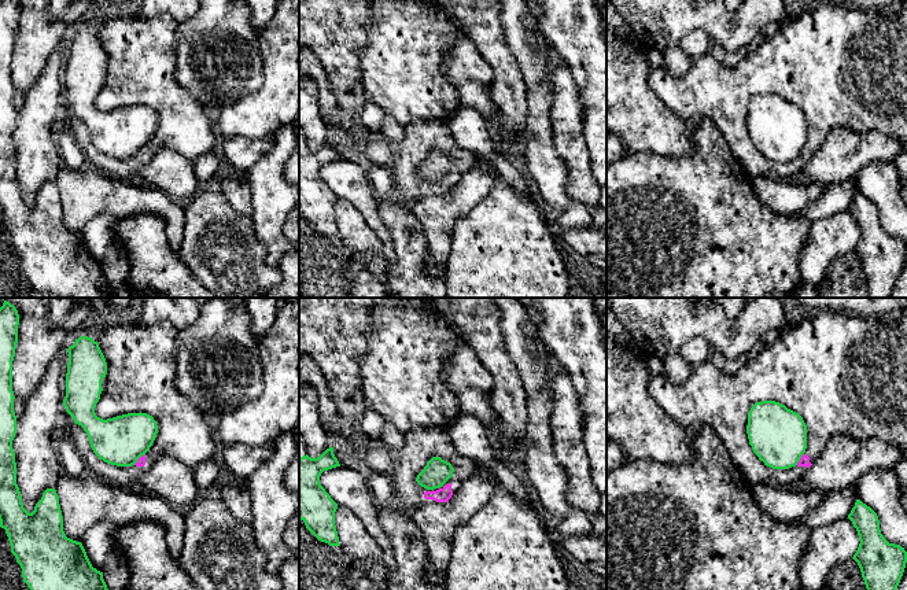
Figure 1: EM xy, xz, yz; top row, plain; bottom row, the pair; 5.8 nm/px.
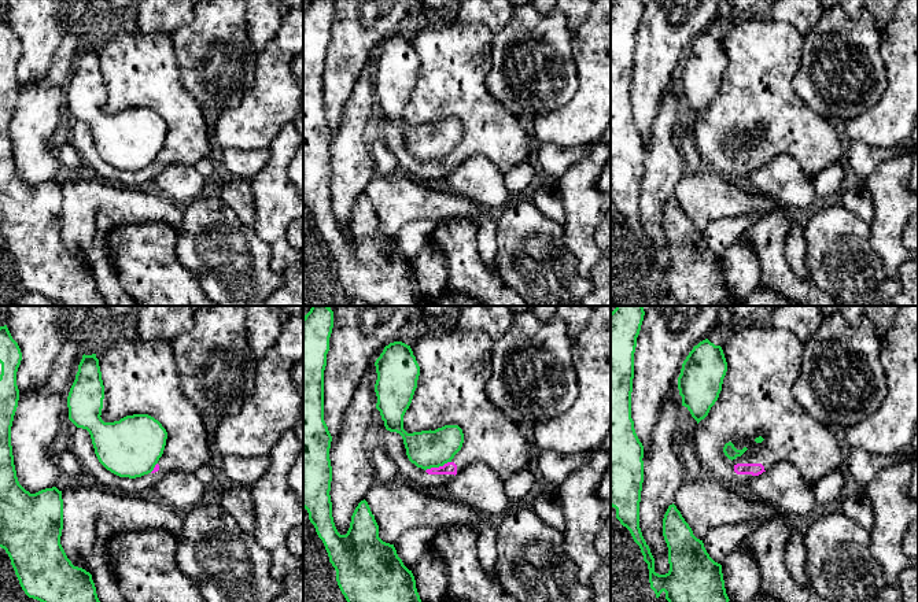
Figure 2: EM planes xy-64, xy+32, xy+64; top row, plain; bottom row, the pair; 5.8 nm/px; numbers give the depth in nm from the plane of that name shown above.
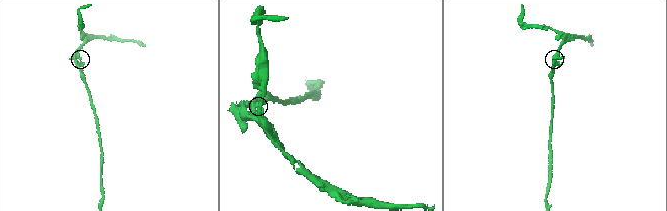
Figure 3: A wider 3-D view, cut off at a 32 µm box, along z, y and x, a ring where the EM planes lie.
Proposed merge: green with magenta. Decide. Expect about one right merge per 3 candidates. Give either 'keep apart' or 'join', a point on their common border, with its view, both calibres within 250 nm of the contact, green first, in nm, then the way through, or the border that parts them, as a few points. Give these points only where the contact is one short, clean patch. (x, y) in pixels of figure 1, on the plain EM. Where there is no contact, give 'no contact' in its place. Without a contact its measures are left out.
keep apart; meets green in yz at (800, 150); 340 nm thick on the green side, 60 nm on the other; border along yz (803, 146), (796, 157)

